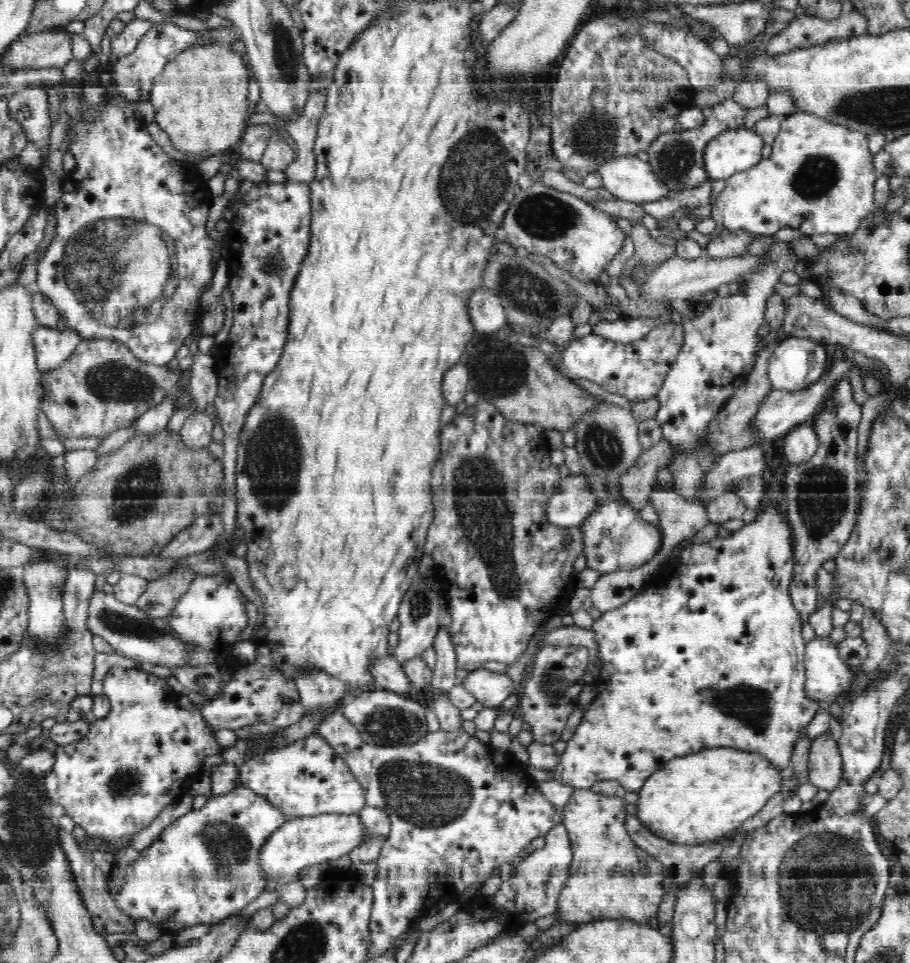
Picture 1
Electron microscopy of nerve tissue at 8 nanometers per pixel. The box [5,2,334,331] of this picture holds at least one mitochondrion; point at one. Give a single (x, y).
(284, 48)

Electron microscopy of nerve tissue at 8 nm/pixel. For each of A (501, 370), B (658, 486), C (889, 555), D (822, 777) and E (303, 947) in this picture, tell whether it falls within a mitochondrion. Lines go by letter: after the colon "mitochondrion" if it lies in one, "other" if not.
A: mitochondrion
B: other
C: other
D: other
E: mitochondrion

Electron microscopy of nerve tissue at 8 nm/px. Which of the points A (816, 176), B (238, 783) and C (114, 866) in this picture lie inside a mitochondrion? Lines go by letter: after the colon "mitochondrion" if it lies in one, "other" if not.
A: mitochondrion
B: other
C: other

